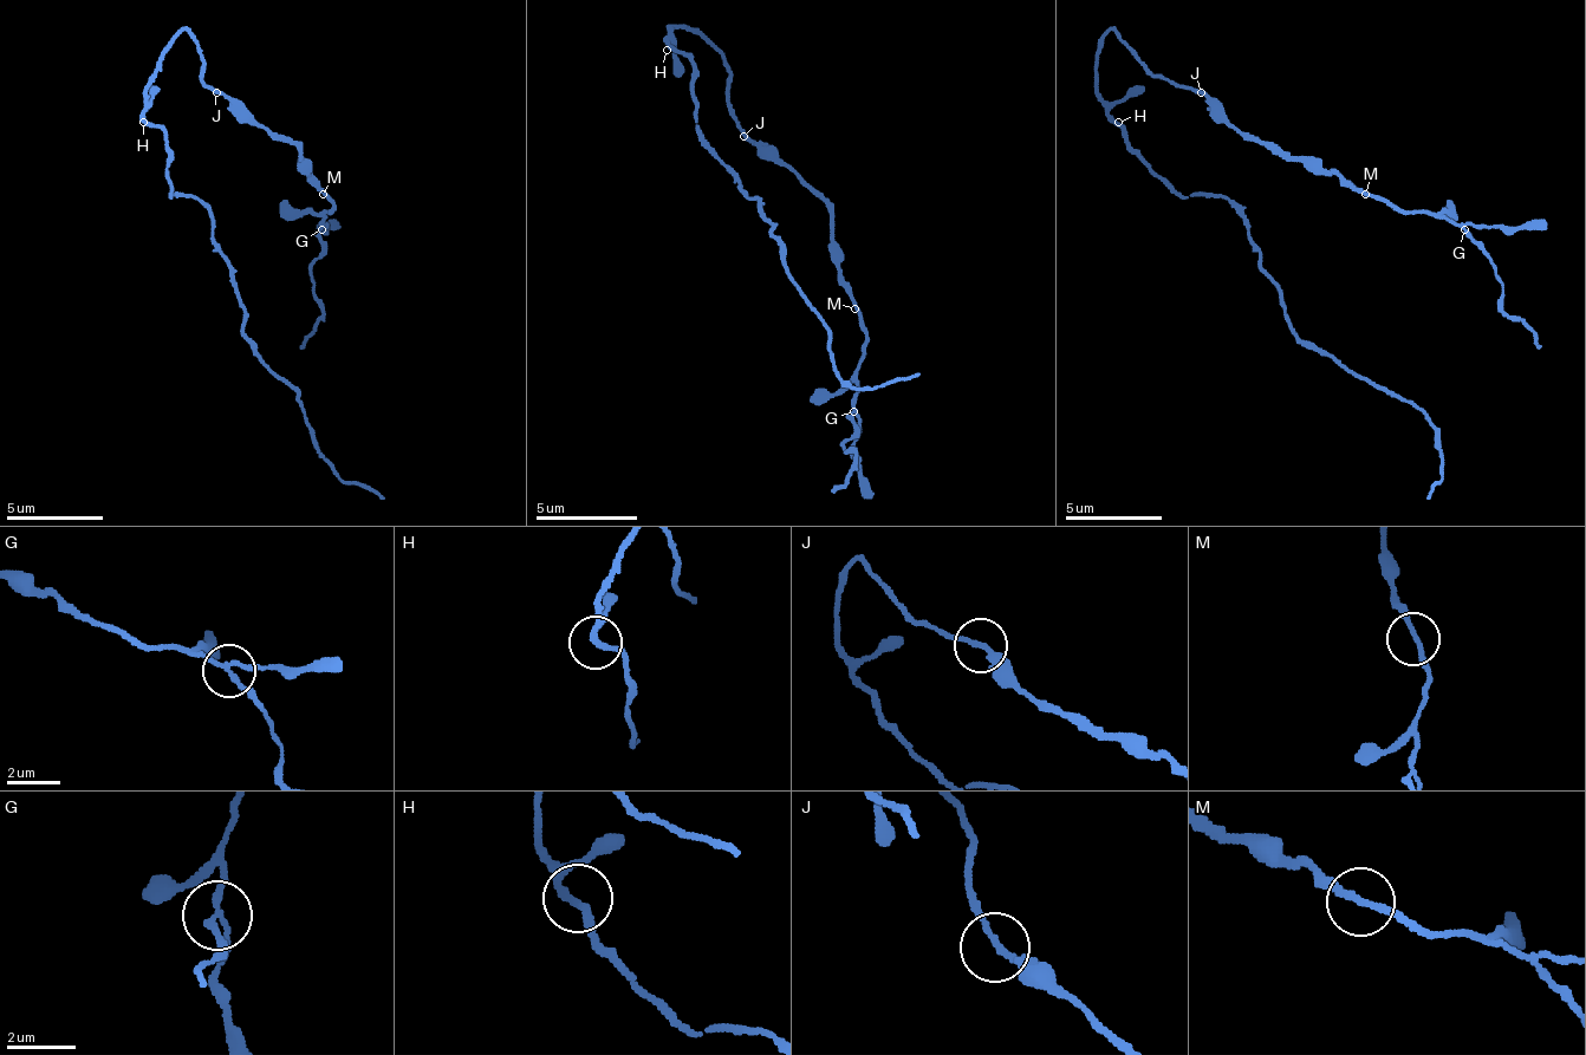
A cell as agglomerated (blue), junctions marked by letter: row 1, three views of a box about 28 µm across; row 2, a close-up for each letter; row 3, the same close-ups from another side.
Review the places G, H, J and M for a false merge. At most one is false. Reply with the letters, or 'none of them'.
G

